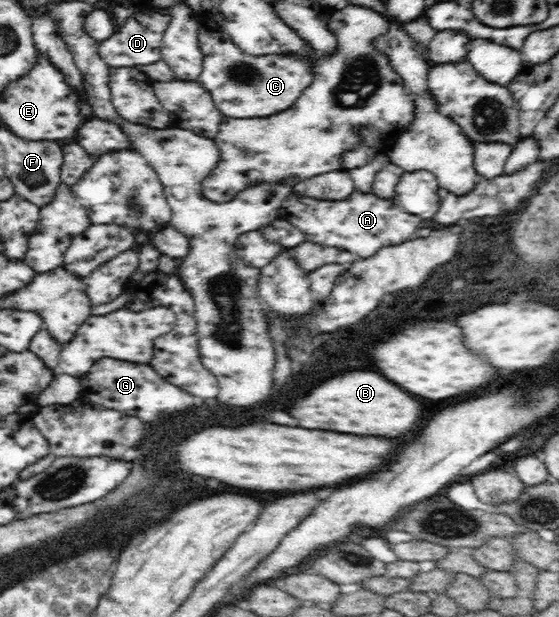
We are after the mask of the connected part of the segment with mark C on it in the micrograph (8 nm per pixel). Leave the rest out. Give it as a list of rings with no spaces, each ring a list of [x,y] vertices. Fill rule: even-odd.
[[[202,20],[202,22],[201,22],[201,23],[200,23],[200,25],[199,25],[199,27],[198,27],[198,30],[197,30],[197,34],[198,34],[198,35],[199,35],[199,42],[200,42],[200,43],[199,43],[199,46],[201,46],[201,50],[203,50],[203,69],[202,69],[202,71],[201,71],[201,75],[199,75],[199,77],[197,77],[197,79],[196,79],[196,81],[197,81],[197,82],[198,82],[198,83],[199,83],[199,84],[202,84],[202,86],[203,86],[203,87],[205,87],[205,89],[209,89],[209,91],[211,91],[211,93],[213,93],[213,101],[215,101],[215,105],[223,105],[223,107],[219,107],[219,109],[221,109],[221,113],[223,113],[223,115],[227,115],[227,117],[231,117],[231,118],[235,118],[235,117],[237,117],[237,119],[245,119],[245,117],[259,117],[259,118],[263,118],[263,117],[271,117],[271,115],[275,115],[275,114],[277,114],[277,113],[279,113],[279,112],[281,112],[281,111],[285,111],[285,109],[287,109],[287,108],[288,108],[288,107],[291,107],[291,106],[293,106],[293,105],[294,105],[294,103],[295,103],[295,101],[297,101],[297,99],[299,99],[299,95],[301,95],[301,93],[303,93],[303,89],[307,89],[307,87],[309,87],[309,85],[311,85],[311,82],[312,82],[312,79],[313,79],[313,73],[311,73],[311,69],[312,69],[312,65],[313,65],[313,61],[312,61],[312,59],[310,59],[310,55],[311,55],[311,54],[312,54],[312,53],[313,53],[313,52],[315,52],[315,54],[317,54],[317,53],[318,53],[318,51],[317,51],[317,50],[315,50],[315,49],[313,49],[313,51],[311,51],[311,53],[309,53],[309,55],[291,55],[291,54],[290,54],[290,53],[285,53],[285,55],[283,55],[283,54],[281,54],[281,55],[273,55],[273,53],[269,53],[269,55],[249,55],[249,54],[248,54],[248,53],[245,53],[245,52],[243,52],[243,50],[242,50],[242,49],[241,49],[241,48],[239,48],[239,47],[237,47],[237,46],[236,46],[236,45],[235,45],[235,44],[234,44],[234,43],[233,43],[233,42],[232,42],[232,41],[231,41],[231,39],[230,39],[230,37],[229,37],[229,35],[227,35],[227,33],[226,33],[226,32],[225,32],[225,31],[224,31],[224,30],[223,30],[223,29],[217,29],[217,28],[216,28],[216,27],[215,27],[215,26],[214,26],[214,25],[213,25],[213,24],[210,24],[210,23],[208,23],[208,22],[207,22],[207,21],[205,21],[205,20]]]

